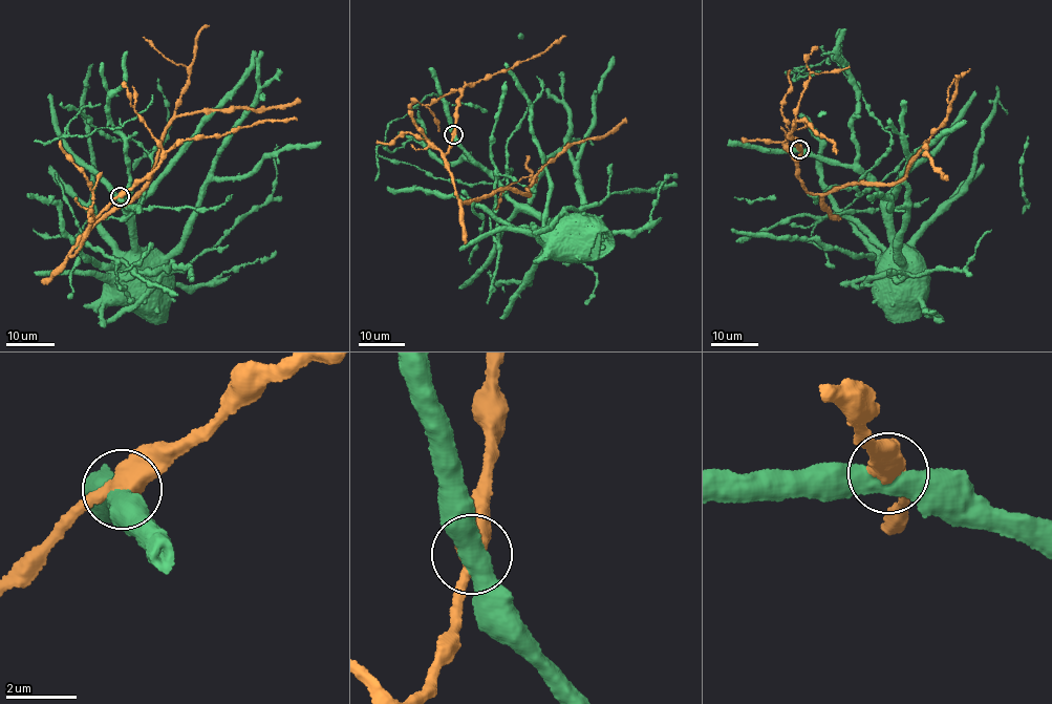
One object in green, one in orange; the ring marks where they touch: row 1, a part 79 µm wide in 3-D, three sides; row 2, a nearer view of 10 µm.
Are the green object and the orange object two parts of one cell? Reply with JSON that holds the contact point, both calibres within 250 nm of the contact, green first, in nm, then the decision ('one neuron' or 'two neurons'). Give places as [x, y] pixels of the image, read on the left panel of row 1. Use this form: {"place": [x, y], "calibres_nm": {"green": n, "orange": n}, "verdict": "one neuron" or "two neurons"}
{"place": [120, 196], "calibres_nm": {"green": 550, "orange": 500}, "verdict": "one neuron"}

